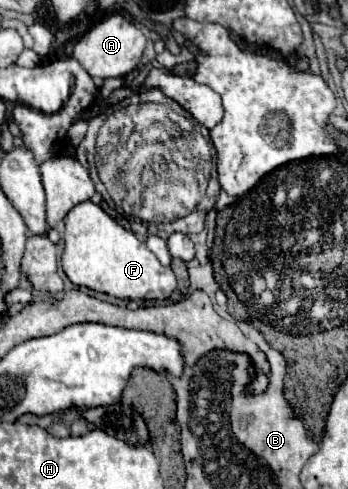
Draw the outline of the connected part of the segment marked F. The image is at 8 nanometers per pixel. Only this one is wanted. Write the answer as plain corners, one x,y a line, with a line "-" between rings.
83,201
67,213
63,241
63,271
79,287
103,291
119,299
153,301
165,301
177,287
177,279
171,267
163,267
145,247
145,243
135,237
133,231
123,229
115,219
111,219
99,205
91,201

